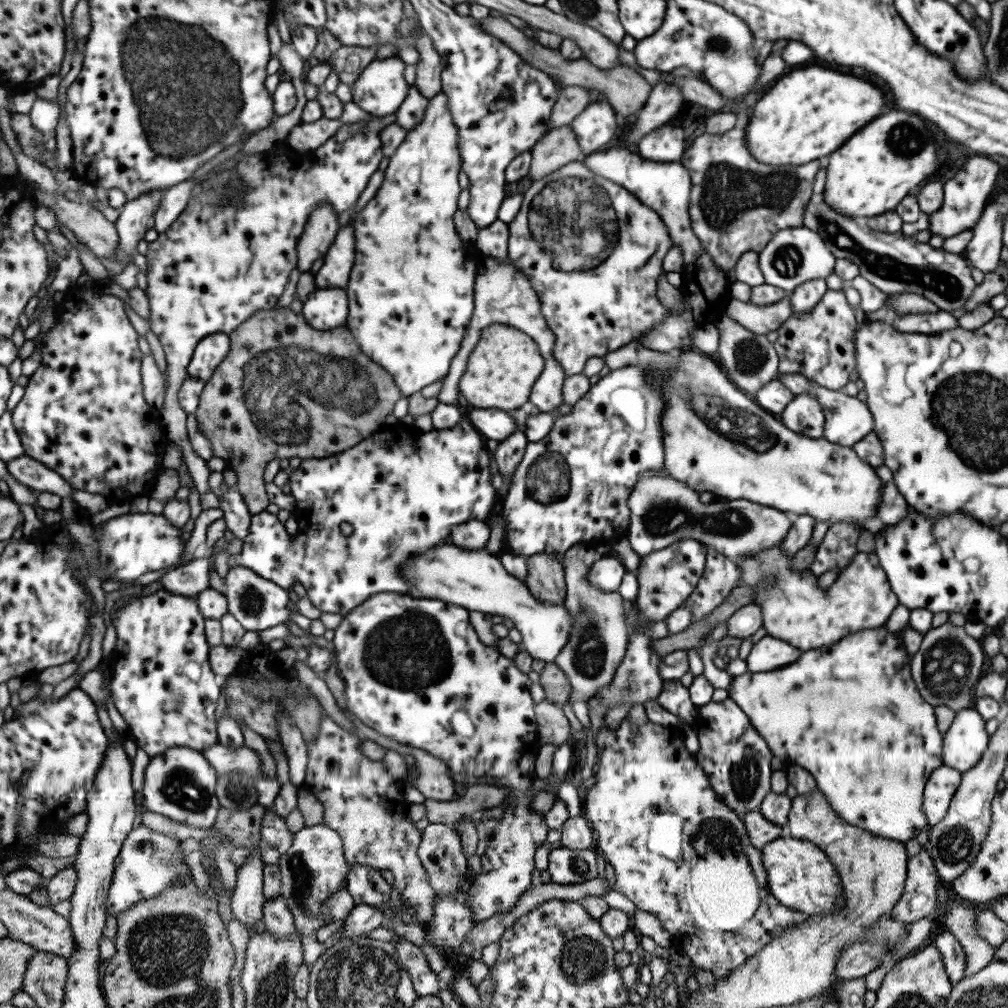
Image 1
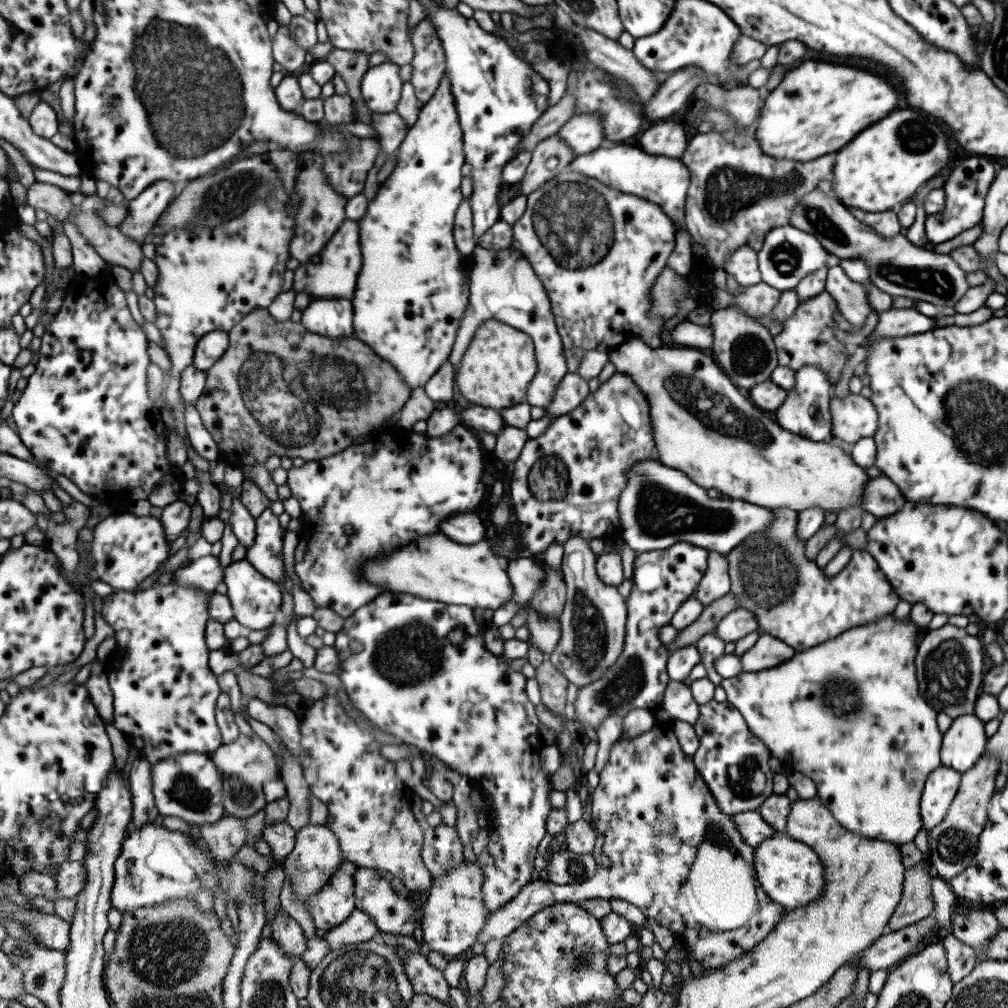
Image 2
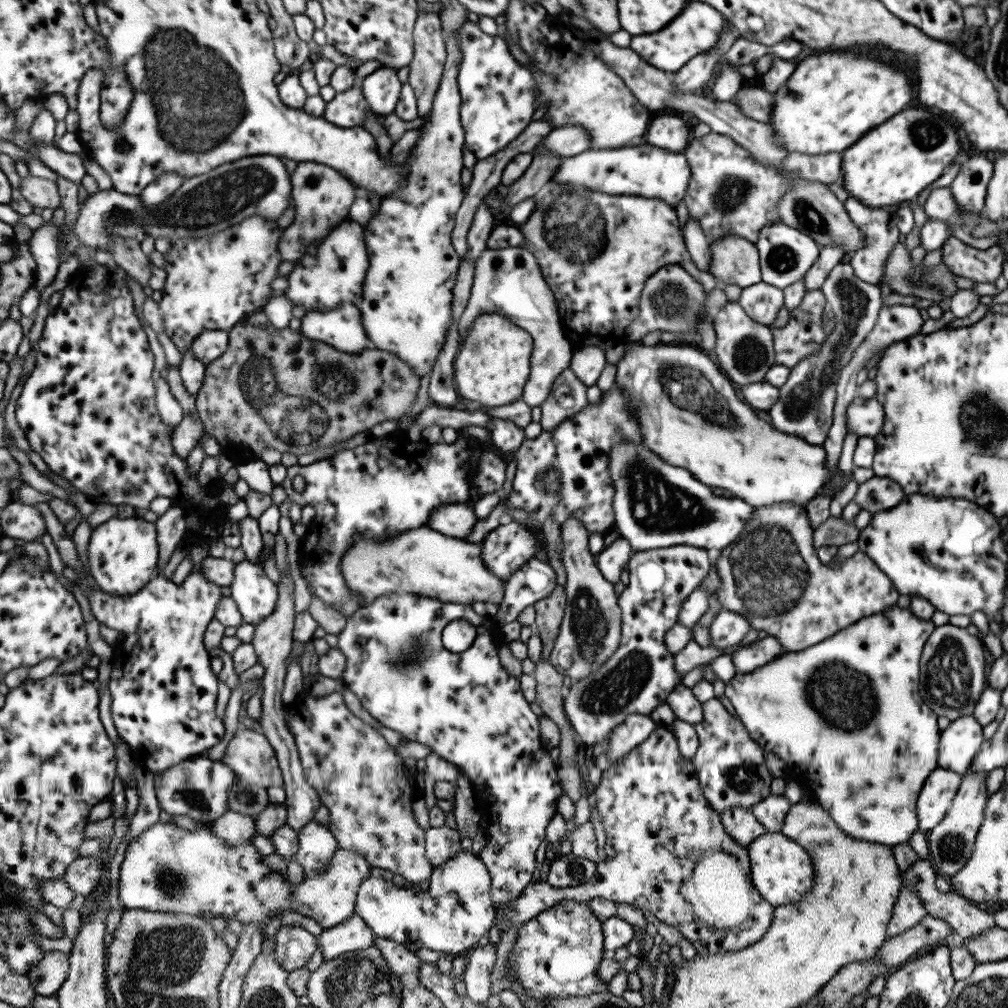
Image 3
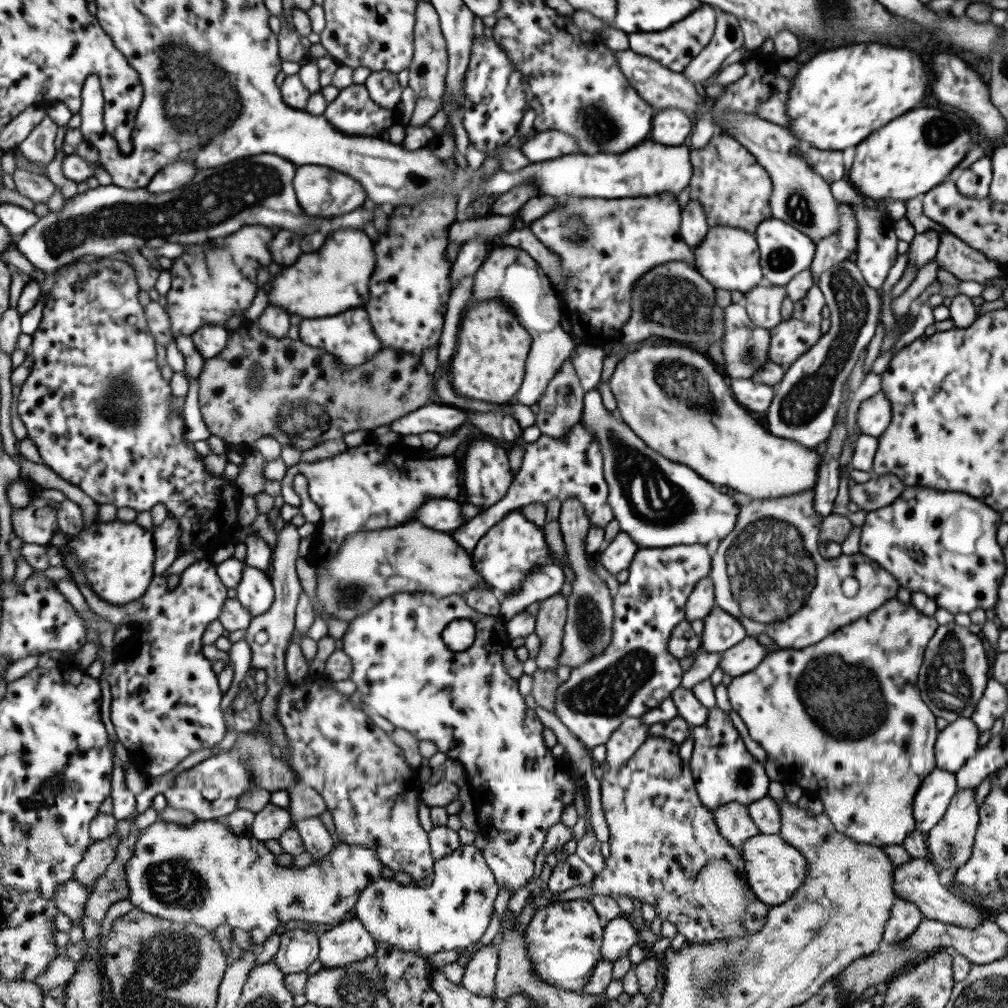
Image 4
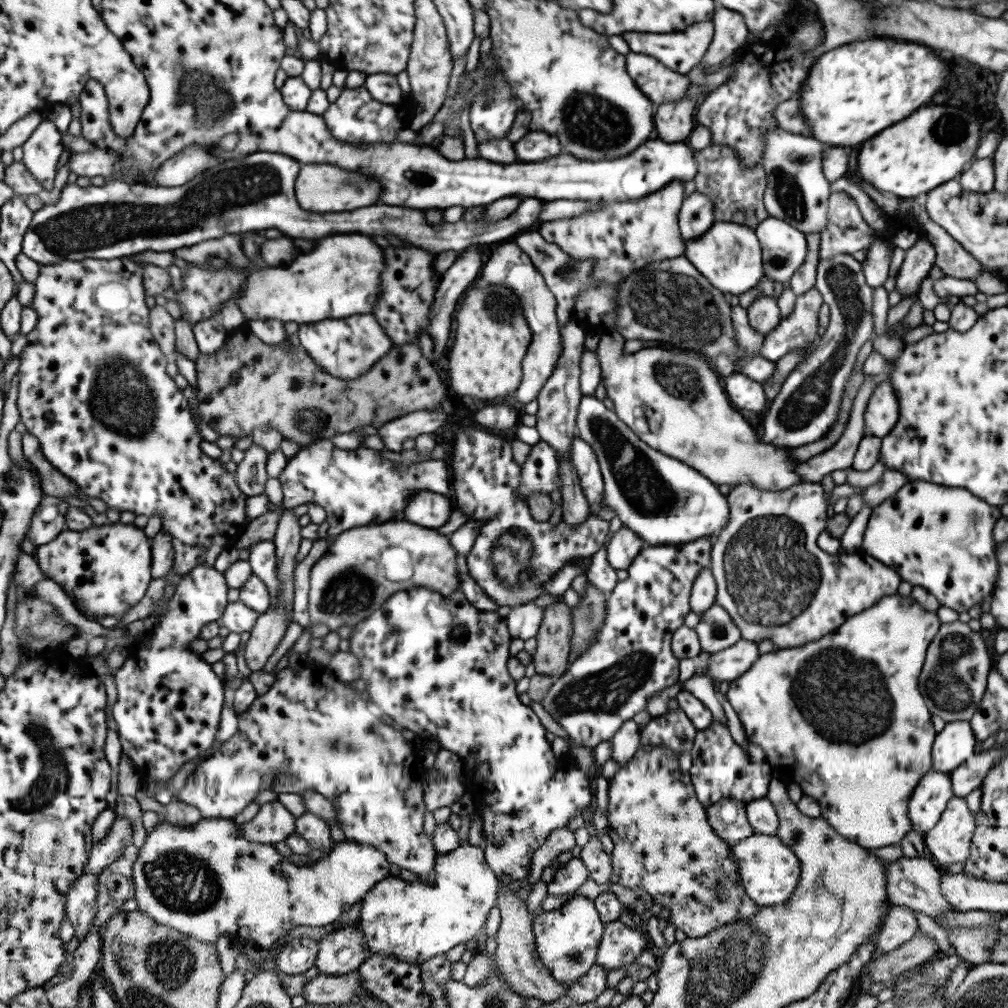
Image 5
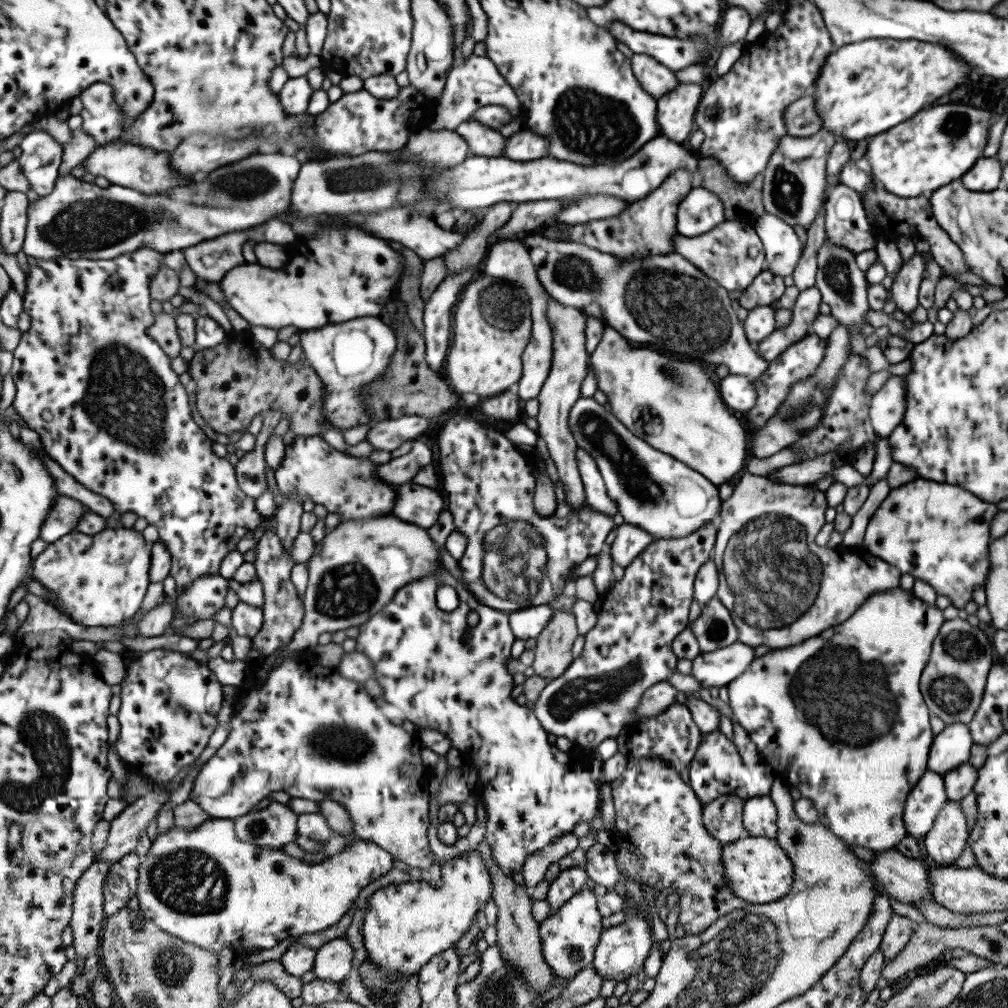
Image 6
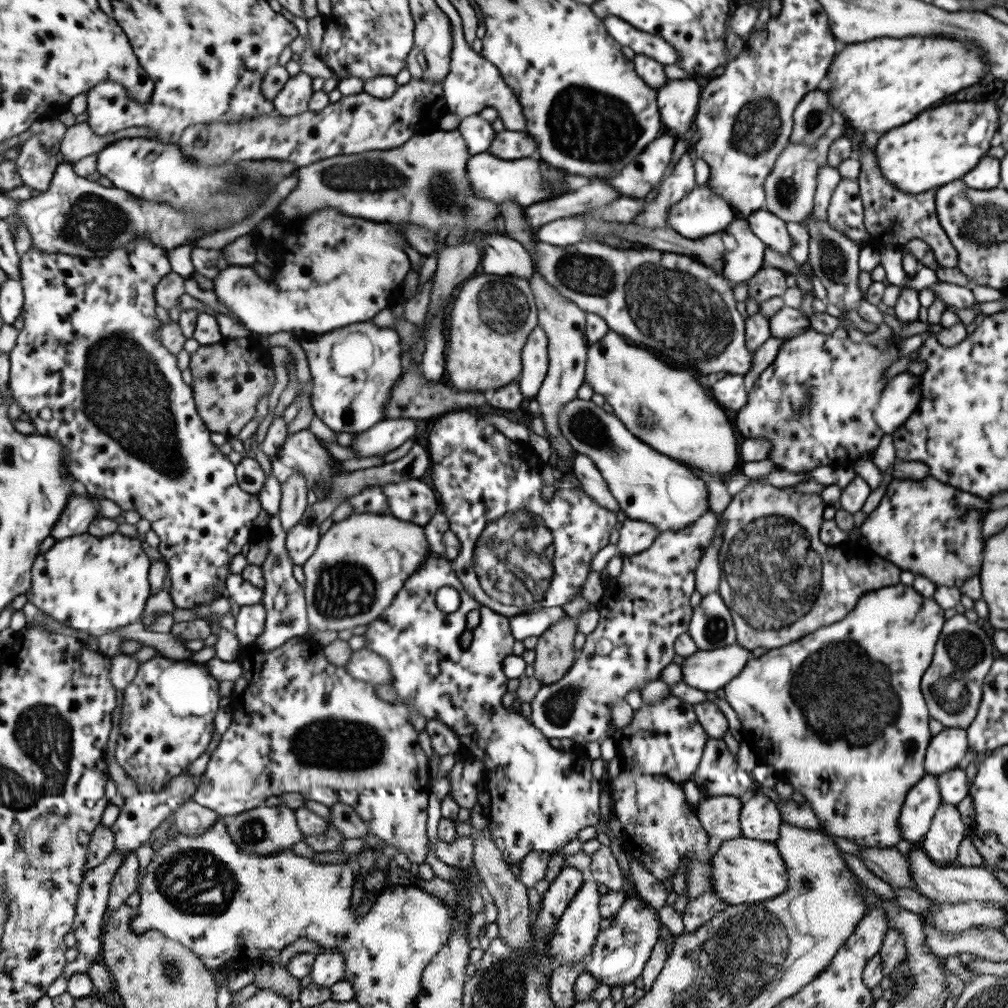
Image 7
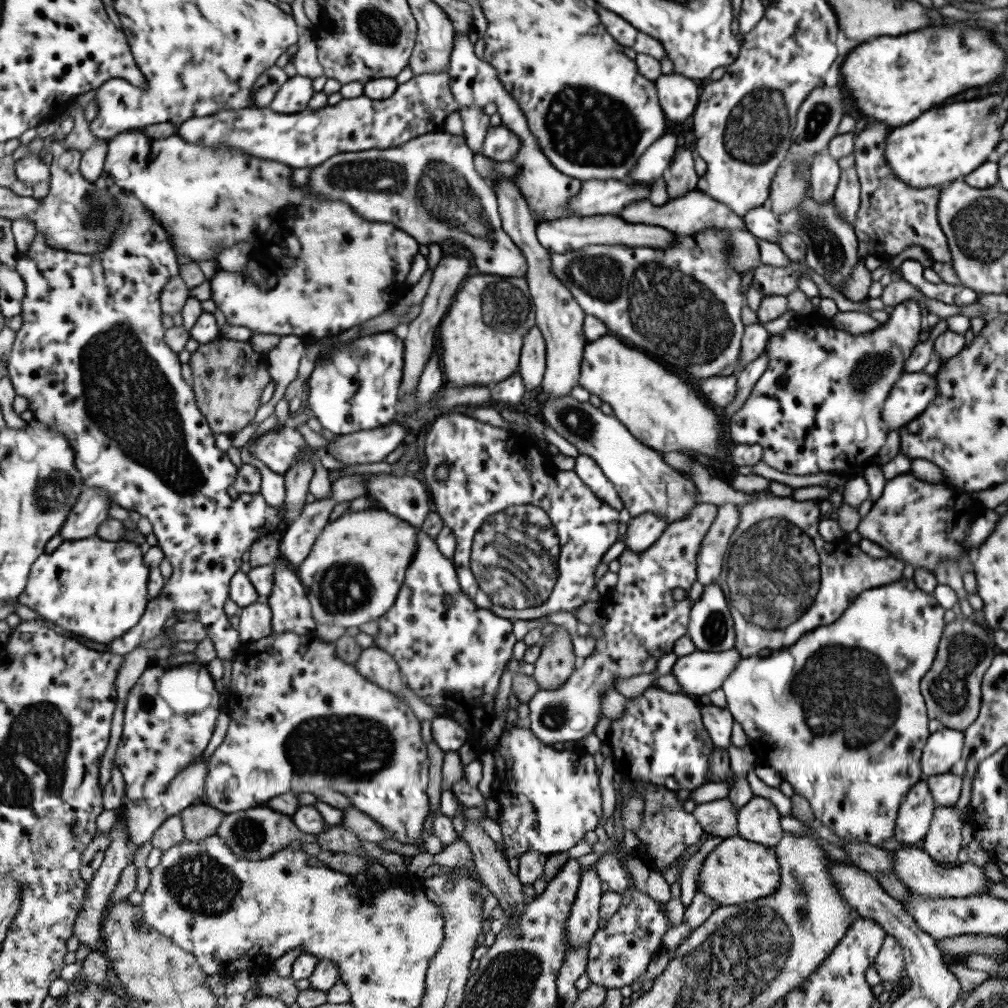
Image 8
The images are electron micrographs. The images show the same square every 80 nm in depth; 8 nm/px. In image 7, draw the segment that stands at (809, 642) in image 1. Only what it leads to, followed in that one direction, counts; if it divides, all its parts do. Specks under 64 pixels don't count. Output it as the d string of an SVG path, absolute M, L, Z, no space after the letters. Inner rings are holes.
M751 479L729 499L729 502L718 516L726 523L719 545L722 573L716 591L722 598L723 604L731 610L736 643L749 652L754 648L779 648L803 638L805 634L815 632L821 626L839 622L845 618L847 612L851 612L851 608L863 593L899 583L900 568L875 555L871 550L867 551L847 544L830 546L818 539L825 504L817 493L799 494L788 488L774 488L763 481Z

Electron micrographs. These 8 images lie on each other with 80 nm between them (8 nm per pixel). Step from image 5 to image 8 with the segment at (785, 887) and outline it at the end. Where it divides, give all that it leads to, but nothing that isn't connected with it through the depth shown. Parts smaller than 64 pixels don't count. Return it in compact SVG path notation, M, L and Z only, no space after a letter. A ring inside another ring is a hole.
M737 835L723 839L701 863L697 890L720 906L739 905L775 893L780 883L779 865L774 849L751 843Z

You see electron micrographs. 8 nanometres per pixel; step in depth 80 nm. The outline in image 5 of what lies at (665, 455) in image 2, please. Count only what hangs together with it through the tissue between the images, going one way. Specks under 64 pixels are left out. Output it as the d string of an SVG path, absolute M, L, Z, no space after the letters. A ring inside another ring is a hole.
M614 329L610 330L607 334L604 334L600 338L596 350L595 358L599 361L601 374L603 379L604 388L606 390L606 396L611 399L613 403L613 410L617 416L618 420L621 420L625 426L631 429L635 436L639 437L647 446L654 448L657 452L665 454L665 456L670 456L675 460L679 460L683 464L687 464L691 468L694 468L699 474L708 478L716 486L720 484L729 485L731 488L738 486L738 484L743 484L748 482L752 484L754 488L759 490L787 490L788 486L795 486L802 482L800 476L794 471L794 468L800 463L789 457L790 448L776 447L773 443L766 443L762 441L762 438L757 436L754 432L751 424L737 412L737 410L732 406L730 400L727 398L725 389L722 388L721 377L718 373L707 365L705 362L701 362L699 358L687 351L677 351L677 350L661 350L659 346L647 346L647 348L640 349L639 351L632 354L625 354L623 352L624 339L621 335Z

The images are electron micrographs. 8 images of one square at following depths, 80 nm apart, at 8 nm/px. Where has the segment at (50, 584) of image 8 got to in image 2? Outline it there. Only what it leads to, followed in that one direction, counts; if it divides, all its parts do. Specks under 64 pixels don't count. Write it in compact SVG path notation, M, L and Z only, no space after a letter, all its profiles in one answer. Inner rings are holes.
M132 513L112 514L93 530L91 545L96 578L109 584L113 591L132 591L144 578L159 570L171 556L171 542L160 517L135 516Z

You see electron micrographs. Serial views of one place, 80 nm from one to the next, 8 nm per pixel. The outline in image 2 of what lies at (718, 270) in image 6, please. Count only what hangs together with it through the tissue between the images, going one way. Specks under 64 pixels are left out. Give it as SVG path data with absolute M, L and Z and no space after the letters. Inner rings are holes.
M747 246L736 248L736 250L728 256L728 259L721 269L725 274L730 274L735 282L743 288L760 281L756 251Z

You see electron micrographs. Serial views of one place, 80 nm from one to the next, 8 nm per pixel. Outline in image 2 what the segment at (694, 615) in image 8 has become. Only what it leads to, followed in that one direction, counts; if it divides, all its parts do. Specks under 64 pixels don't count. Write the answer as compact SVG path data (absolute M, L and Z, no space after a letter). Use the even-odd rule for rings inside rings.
M737 607L719 620L714 633L725 643L735 643L757 627L755 615L746 608Z

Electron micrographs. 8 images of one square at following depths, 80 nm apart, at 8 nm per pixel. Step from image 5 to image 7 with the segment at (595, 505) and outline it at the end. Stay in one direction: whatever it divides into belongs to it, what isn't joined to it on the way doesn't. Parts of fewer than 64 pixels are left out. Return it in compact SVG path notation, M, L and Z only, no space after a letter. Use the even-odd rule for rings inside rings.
M575 453L572 459L572 474L580 482L582 491L599 506L611 512L620 510L611 496L607 483L603 480L593 461L584 454Z

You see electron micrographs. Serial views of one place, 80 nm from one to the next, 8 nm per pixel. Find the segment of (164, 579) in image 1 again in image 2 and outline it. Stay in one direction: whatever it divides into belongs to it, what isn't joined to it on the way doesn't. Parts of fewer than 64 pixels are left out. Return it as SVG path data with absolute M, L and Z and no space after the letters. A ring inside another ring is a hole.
M205 556L172 573L171 581L183 586L196 586L205 592L214 592L224 582L226 568L221 567L218 556Z

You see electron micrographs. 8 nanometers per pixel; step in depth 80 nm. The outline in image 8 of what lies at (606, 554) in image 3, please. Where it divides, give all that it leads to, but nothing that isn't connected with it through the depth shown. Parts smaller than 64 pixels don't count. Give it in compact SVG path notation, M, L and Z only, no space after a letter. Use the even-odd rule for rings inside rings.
M644 512L642 515L631 517L625 524L624 548L632 550L633 553L639 553L651 546L659 538L663 529L667 526L660 516L655 516L650 512Z

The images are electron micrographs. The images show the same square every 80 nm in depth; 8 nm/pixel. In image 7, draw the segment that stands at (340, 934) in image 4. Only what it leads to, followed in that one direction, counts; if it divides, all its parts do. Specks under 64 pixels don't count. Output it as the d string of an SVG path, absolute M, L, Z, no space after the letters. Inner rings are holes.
M335 947L319 949L312 973L312 982L329 988L344 978L344 954Z

